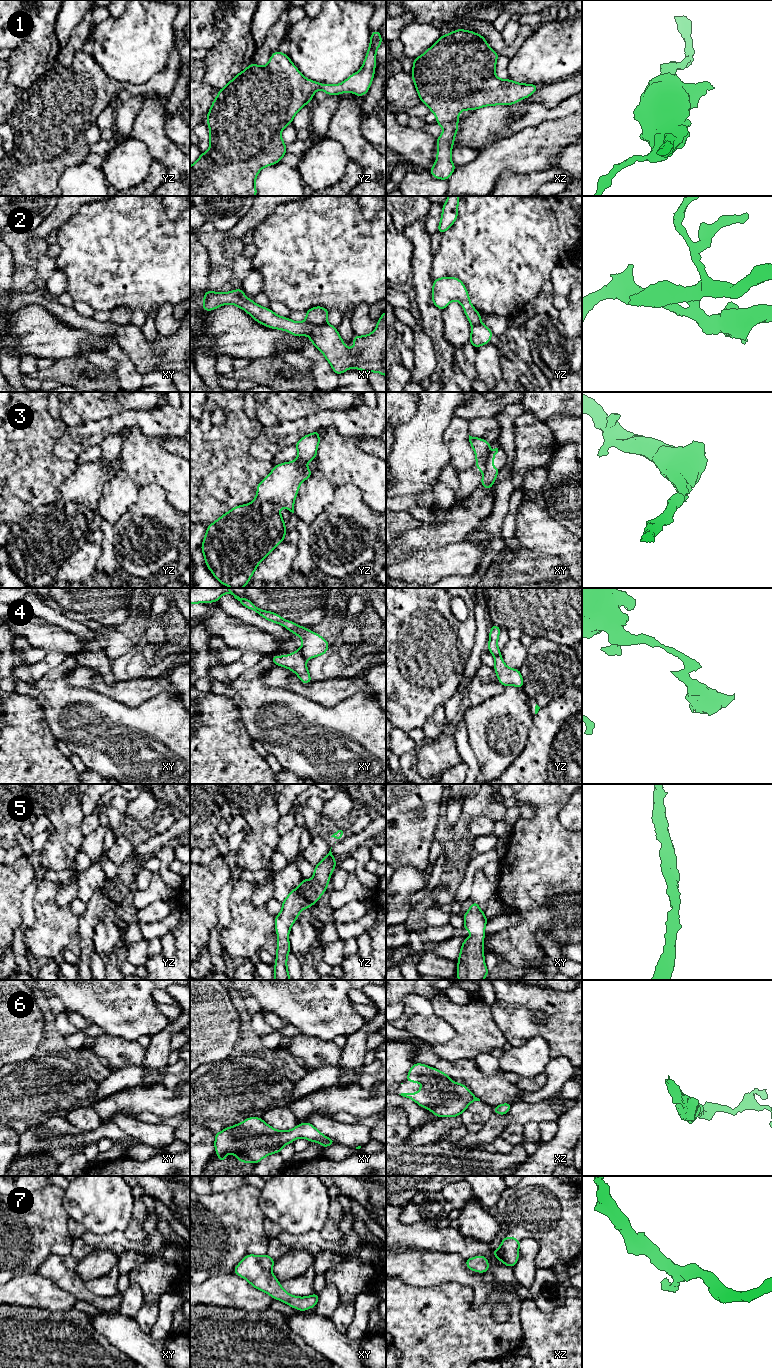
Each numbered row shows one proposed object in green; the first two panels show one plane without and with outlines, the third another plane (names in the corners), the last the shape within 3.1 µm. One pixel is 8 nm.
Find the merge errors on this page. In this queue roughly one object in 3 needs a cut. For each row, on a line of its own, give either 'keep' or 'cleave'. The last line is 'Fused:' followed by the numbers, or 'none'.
1: keep
2: cleave
3: cleave
4: cleave
5: keep
6: keep
7: keep
Fused: 2, 3, 4

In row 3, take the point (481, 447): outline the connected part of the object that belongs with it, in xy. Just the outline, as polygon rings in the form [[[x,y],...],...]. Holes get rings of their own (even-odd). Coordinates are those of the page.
[[[469,435],[469,442],[476,455],[475,465],[477,466],[477,469],[479,471],[484,471],[491,443],[481,438],[472,437],[470,435]]]

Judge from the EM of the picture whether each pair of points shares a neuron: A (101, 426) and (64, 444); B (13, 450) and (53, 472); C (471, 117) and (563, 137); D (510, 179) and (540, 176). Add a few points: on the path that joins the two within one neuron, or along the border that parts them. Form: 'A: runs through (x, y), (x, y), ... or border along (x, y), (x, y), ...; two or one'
A: runs through (92, 433), (73, 442); one
B: runs through (23, 460), (35, 472), (43, 472); one
C: border along (546, 120), (526, 126), (502, 137); two
D: runs through (517, 179), (533, 179); one

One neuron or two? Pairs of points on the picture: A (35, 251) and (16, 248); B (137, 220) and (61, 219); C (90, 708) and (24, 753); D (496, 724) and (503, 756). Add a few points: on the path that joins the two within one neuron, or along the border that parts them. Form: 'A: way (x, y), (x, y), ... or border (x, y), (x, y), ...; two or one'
A: way (30, 249), (21, 248); one
B: border (82, 206), (57, 229); two
C: border (44, 712), (47, 718), (47, 725), (57, 739); two
D: way (497, 732), (497, 748); one

